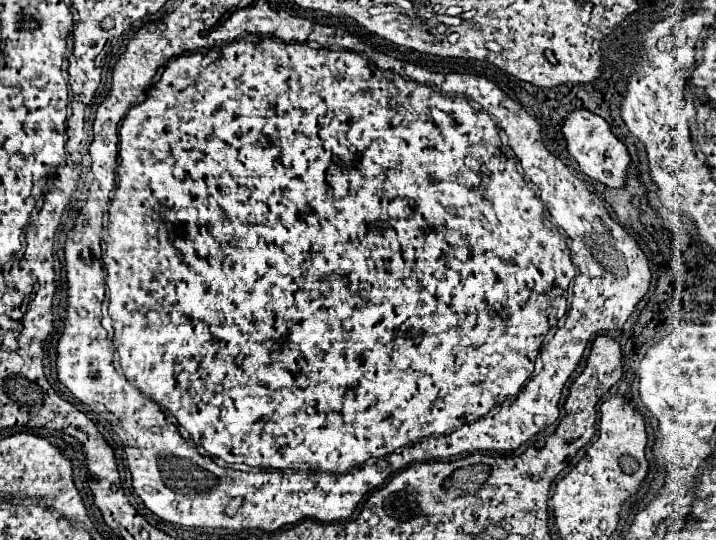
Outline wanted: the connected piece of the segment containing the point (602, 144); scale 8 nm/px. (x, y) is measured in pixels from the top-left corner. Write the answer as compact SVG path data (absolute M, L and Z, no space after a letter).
M576 109L576 111L568 113L568 117L562 121L562 135L566 139L568 153L576 159L576 163L580 165L580 169L586 175L598 179L600 183L604 183L608 187L624 185L630 155L626 151L626 145L614 137L614 133L610 131L608 123L602 117L598 117L596 113L588 111L588 109Z

